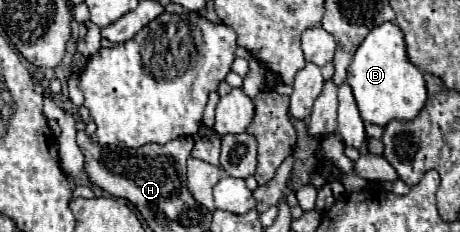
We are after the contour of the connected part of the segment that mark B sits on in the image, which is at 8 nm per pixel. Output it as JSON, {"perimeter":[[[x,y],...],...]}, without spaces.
{"perimeter":[[[394,22],[376,26],[358,46],[348,68],[348,80],[362,118],[370,124],[386,126],[390,120],[414,120],[426,104],[426,80],[408,60],[404,32]]]}

